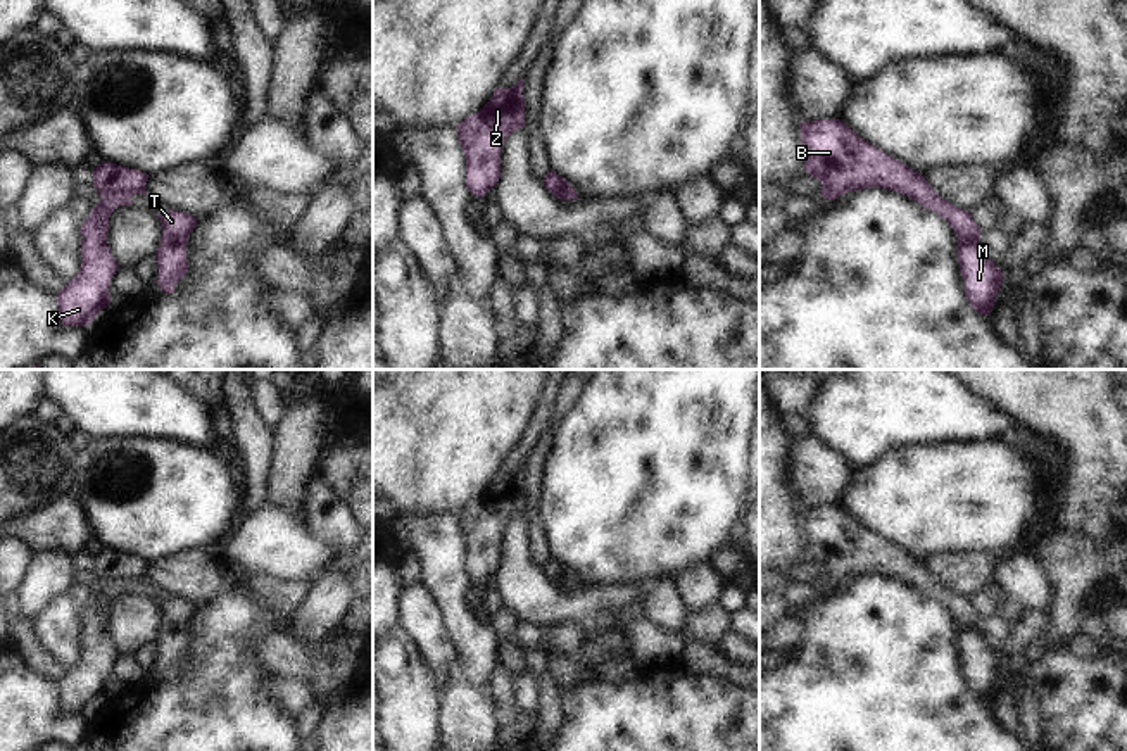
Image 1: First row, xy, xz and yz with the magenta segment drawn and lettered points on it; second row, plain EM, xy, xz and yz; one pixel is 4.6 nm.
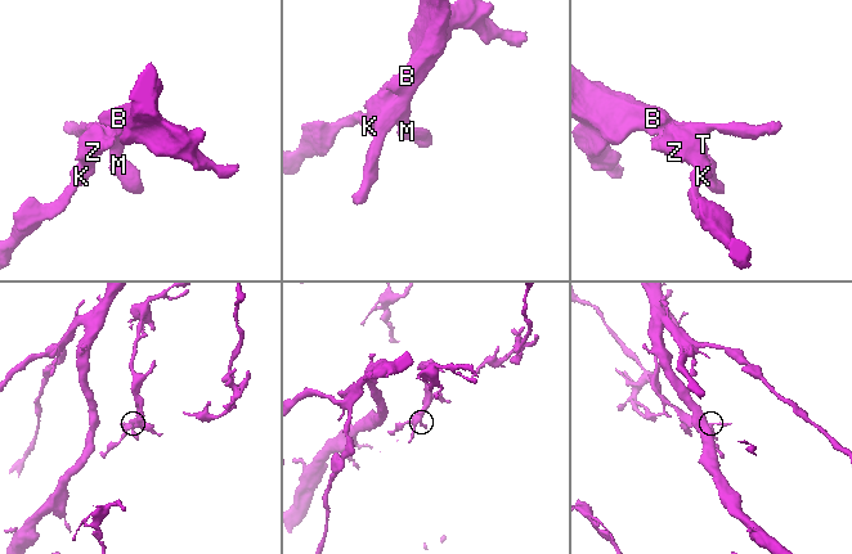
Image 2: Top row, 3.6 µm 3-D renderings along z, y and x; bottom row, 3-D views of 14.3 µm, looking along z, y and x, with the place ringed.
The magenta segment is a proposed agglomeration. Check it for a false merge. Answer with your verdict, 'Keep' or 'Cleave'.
Keep.

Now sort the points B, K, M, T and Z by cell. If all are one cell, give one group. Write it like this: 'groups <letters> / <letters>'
groups B K M T Z

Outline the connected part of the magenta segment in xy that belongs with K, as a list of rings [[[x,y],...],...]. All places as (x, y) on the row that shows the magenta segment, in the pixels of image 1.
[[[102,162],[93,169],[93,186],[102,200],[81,226],[81,268],[55,295],[64,326],[88,326],[110,304],[110,280],[119,269],[107,245],[109,218],[119,205],[131,205],[135,193],[145,193],[148,174]]]

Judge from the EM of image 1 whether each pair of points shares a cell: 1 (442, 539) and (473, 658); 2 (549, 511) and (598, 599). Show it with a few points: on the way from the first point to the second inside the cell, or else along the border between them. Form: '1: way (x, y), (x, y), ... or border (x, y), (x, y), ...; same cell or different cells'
1: way (442, 568), (466, 629); same cell
2: border (630, 584), (579, 586); different cells

